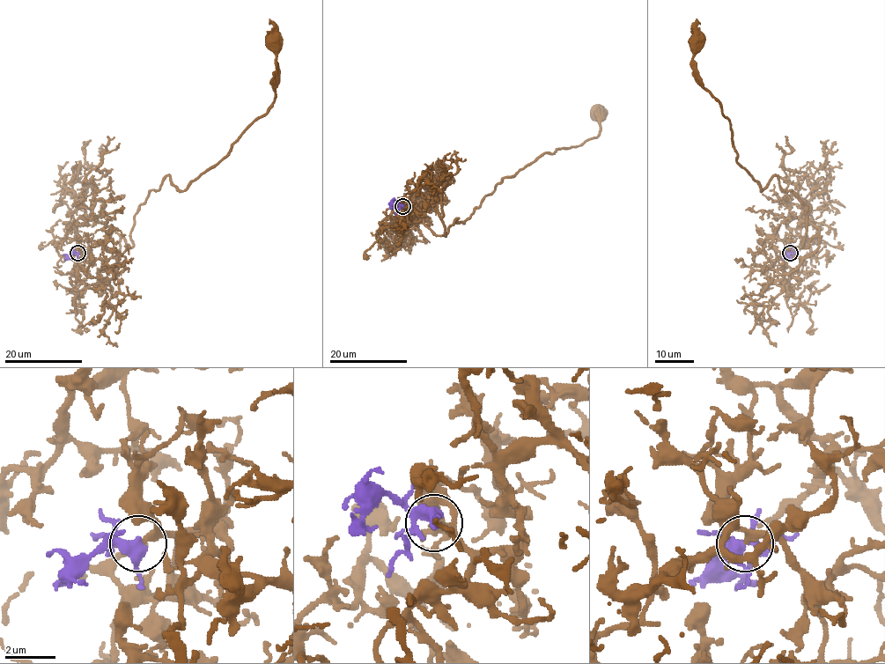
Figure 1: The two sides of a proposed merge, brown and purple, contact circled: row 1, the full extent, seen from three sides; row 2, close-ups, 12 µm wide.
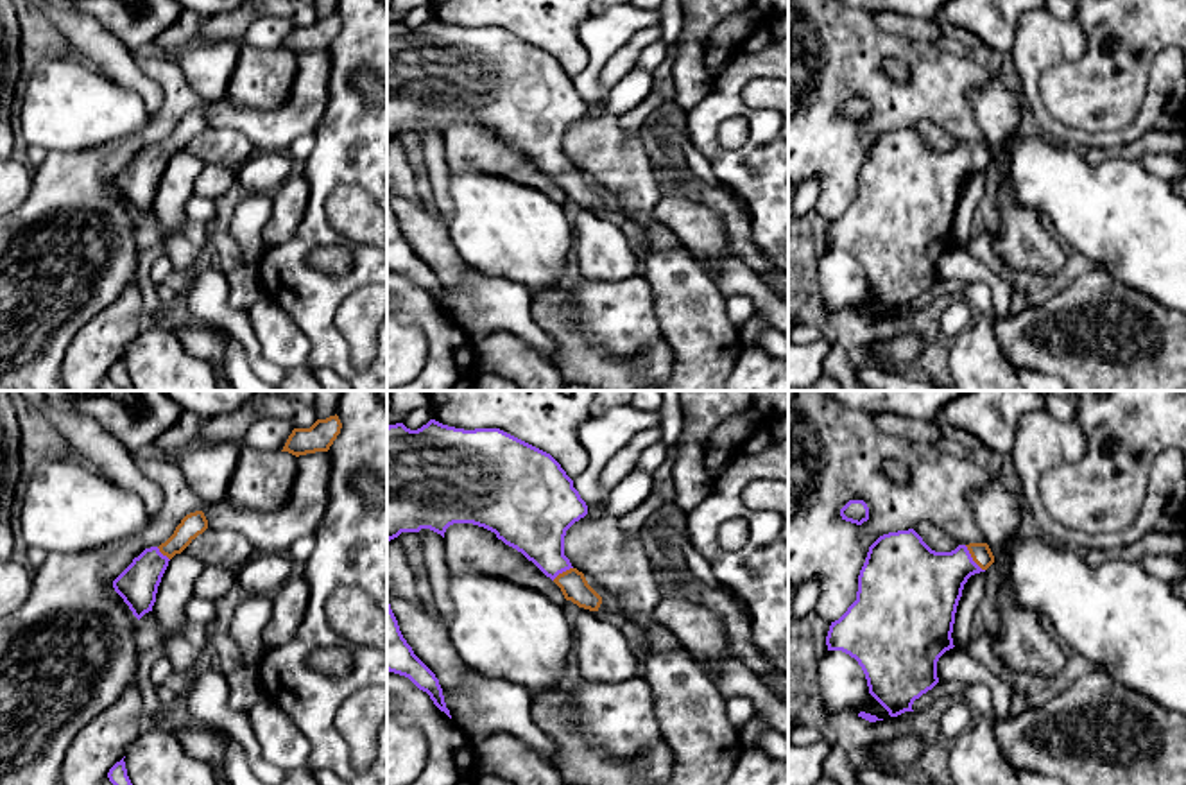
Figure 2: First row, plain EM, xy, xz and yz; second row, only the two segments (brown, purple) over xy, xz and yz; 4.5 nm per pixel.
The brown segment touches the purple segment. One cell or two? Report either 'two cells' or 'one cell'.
one cell

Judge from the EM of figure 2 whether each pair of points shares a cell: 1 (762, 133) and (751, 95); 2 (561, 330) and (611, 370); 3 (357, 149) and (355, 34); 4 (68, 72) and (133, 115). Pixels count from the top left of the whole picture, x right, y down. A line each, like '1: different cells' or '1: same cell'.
1: different cells
2: same cell
3: same cell
4: same cell

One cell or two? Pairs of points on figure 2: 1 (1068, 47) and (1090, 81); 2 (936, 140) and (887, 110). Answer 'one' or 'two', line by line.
1: two
2: two

